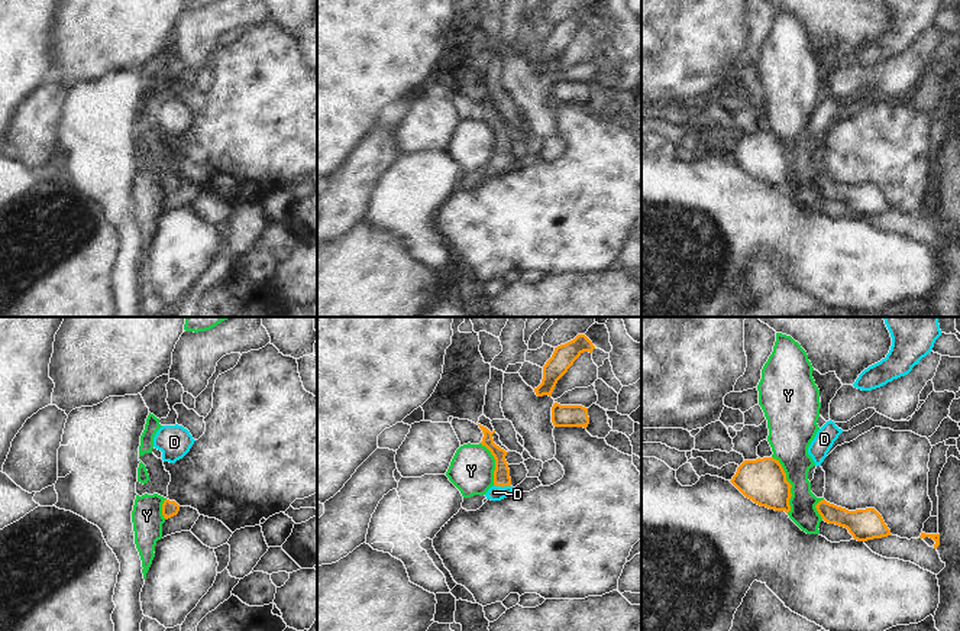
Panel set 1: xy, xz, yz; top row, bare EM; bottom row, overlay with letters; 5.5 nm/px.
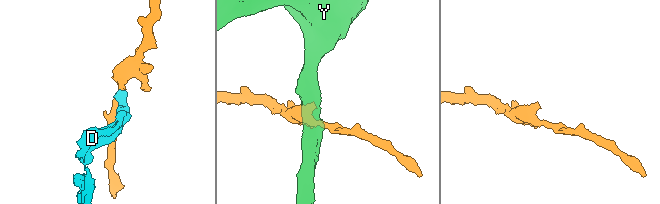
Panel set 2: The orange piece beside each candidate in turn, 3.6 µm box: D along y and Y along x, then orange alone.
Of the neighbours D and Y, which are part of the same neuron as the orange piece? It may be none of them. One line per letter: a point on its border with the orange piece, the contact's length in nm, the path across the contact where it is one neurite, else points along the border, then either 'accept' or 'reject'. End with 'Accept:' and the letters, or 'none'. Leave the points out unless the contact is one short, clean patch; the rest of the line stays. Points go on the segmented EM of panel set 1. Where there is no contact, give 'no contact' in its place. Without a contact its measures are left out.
D: meets orange in xz at (503, 486); contact 100 nm long; runs through xz (501, 475), (503, 486), (494, 492); accept
Y: meets orange in yz at (791, 485); contact 340 nm long; reject
Accept: D

